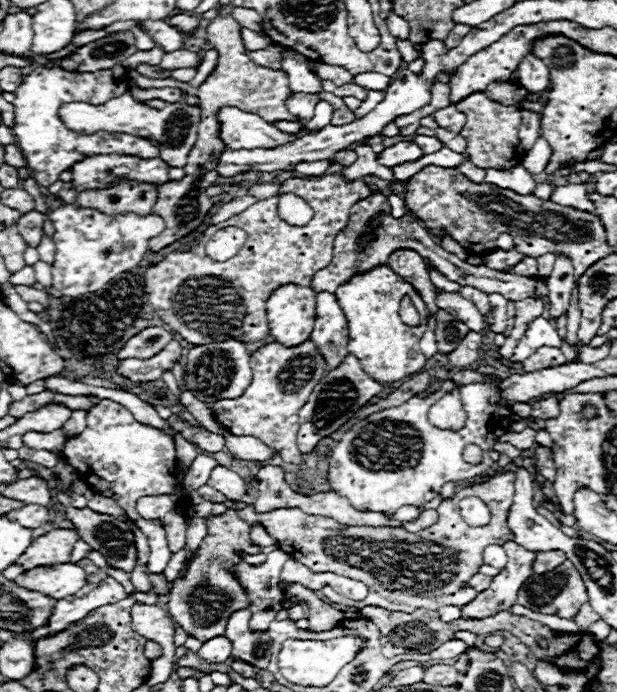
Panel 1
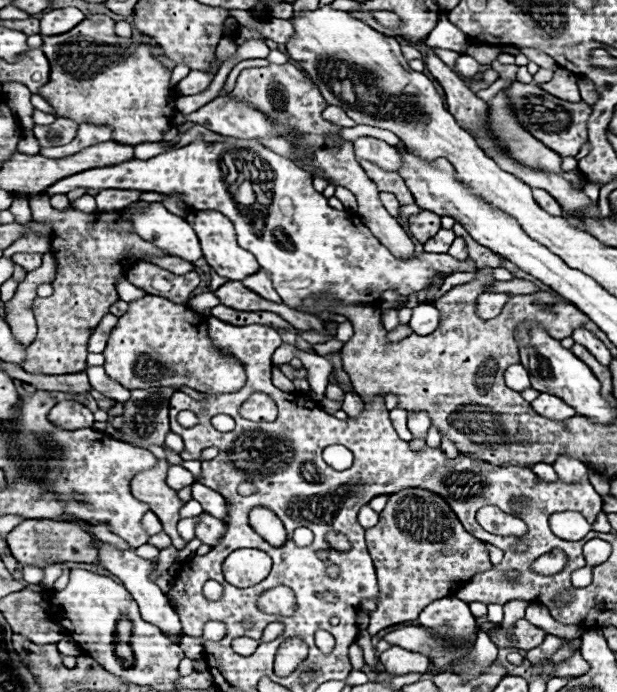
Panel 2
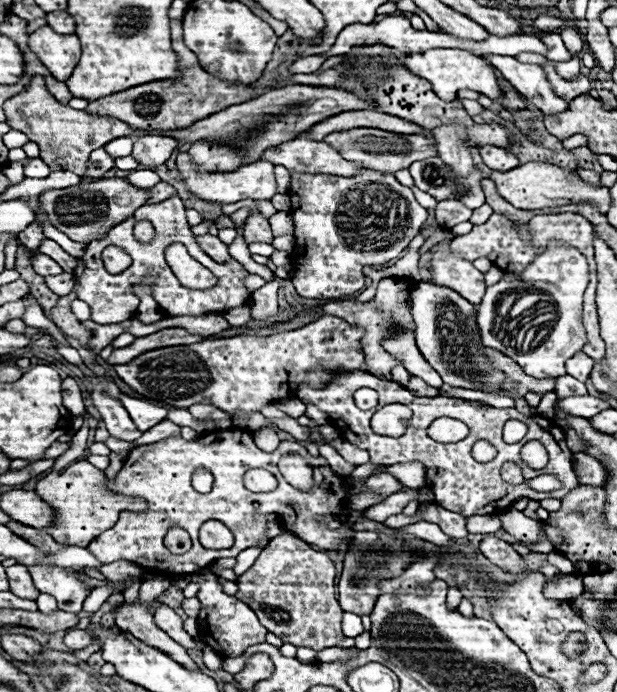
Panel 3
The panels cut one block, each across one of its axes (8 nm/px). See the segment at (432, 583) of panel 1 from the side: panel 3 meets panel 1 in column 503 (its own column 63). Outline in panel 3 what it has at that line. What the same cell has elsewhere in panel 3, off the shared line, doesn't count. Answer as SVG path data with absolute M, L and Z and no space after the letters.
M78 460L70 468L66 468L62 474L48 474L36 484L36 492L42 500L50 504L54 510L54 520L48 528L44 528L58 544L74 544L86 548L98 534L108 530L116 524L118 514L122 510L134 510L140 512L146 508L144 500L138 498L126 498L120 494L112 494L106 488L106 476L98 468L94 468L88 460Z

